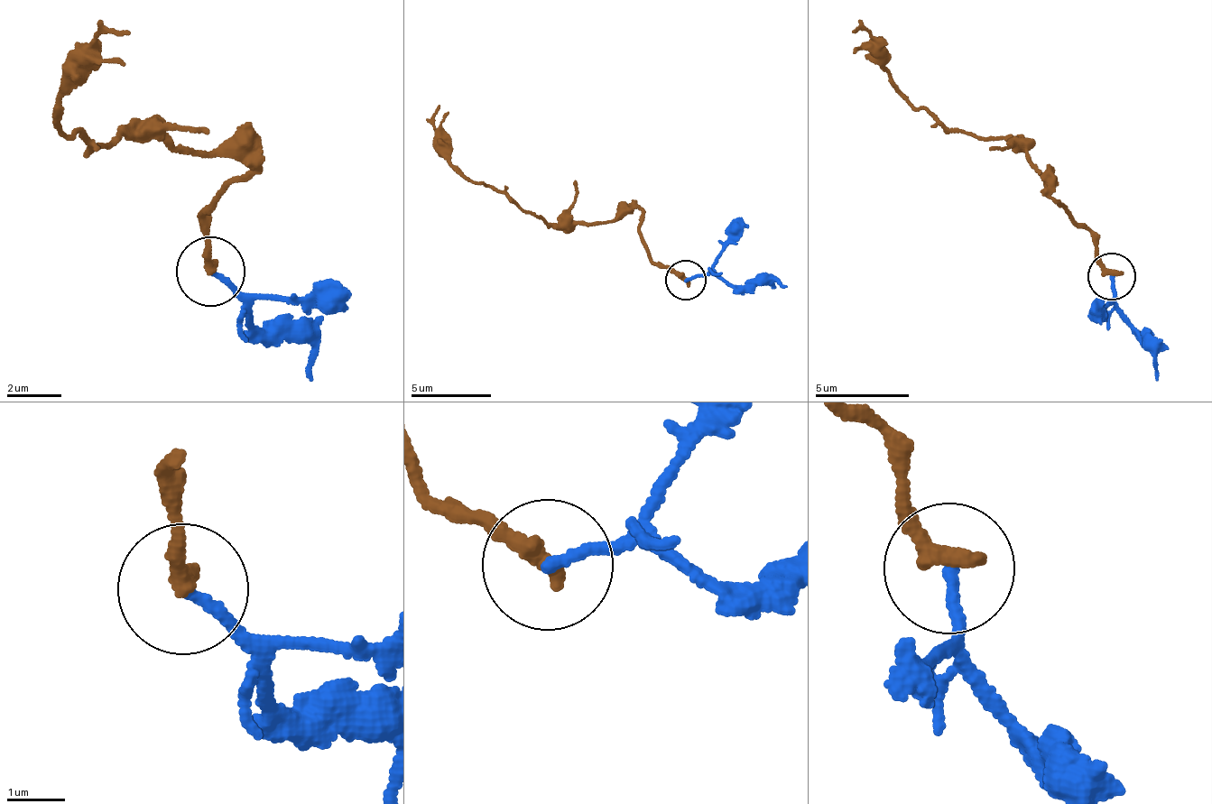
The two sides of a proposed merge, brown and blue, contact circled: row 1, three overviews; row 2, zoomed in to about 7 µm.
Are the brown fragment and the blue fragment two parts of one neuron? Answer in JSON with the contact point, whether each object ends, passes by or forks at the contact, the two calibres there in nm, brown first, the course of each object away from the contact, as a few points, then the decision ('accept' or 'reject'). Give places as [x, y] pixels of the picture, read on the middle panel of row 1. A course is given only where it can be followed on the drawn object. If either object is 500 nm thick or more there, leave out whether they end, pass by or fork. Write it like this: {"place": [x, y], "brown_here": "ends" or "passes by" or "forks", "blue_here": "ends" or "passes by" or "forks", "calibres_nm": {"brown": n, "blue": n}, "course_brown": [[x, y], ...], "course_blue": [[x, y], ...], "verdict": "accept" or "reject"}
{"place": [686, 280], "brown_here": "ends", "blue_here": "ends", "calibres_nm": {"brown": 360, "blue": 180}, "course_brown": [[684, 281], [660, 267], [644, 245], [632, 211], [621, 218], [546, 225], [469, 179], [434, 141], [439, 105]], "course_blue": [[684, 281], [720, 275], [742, 284], [759, 281], [787, 287]], "verdict": "reject"}

